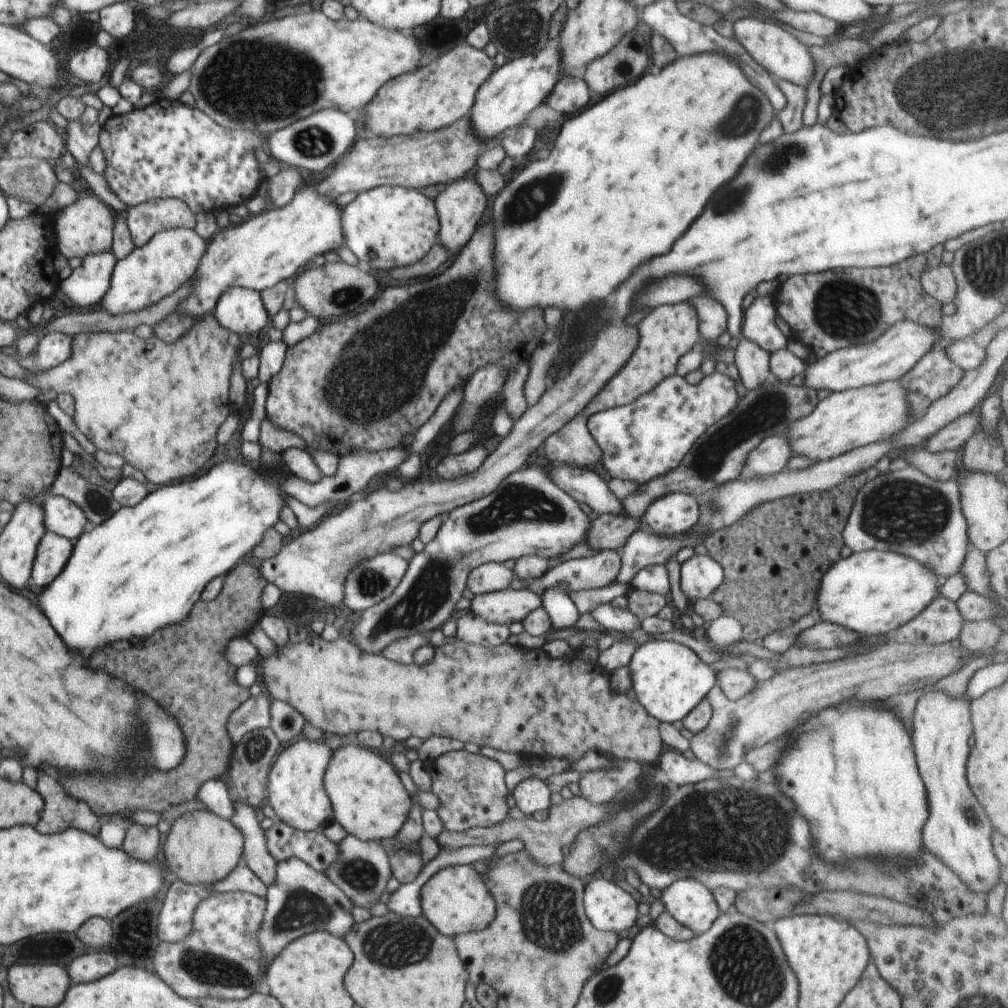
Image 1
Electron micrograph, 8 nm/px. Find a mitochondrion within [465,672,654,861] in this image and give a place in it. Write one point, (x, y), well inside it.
(620, 830)

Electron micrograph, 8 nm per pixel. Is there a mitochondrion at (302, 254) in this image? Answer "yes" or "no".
no

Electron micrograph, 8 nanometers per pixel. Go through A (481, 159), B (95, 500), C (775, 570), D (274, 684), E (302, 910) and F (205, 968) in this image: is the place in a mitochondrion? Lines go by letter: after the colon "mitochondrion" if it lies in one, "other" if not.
A: other
B: mitochondrion
C: other
D: other
E: mitochondrion
F: mitochondrion

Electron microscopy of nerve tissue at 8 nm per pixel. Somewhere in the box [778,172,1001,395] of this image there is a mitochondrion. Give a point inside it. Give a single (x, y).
(849, 317)

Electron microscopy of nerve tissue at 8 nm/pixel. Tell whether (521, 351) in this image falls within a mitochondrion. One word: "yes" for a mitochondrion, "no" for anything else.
no

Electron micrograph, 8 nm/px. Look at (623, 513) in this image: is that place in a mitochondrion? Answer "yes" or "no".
no

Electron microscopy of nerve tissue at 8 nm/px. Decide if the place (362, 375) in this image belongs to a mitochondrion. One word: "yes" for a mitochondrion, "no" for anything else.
yes

